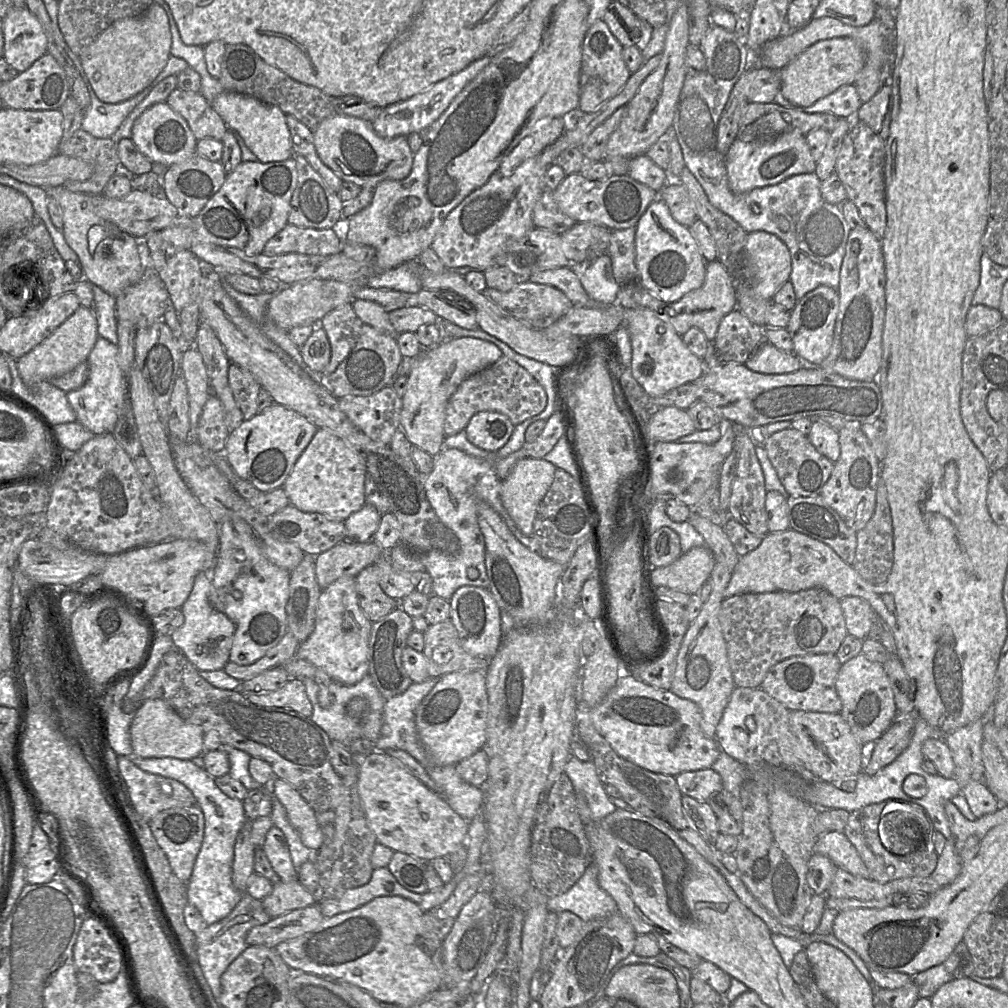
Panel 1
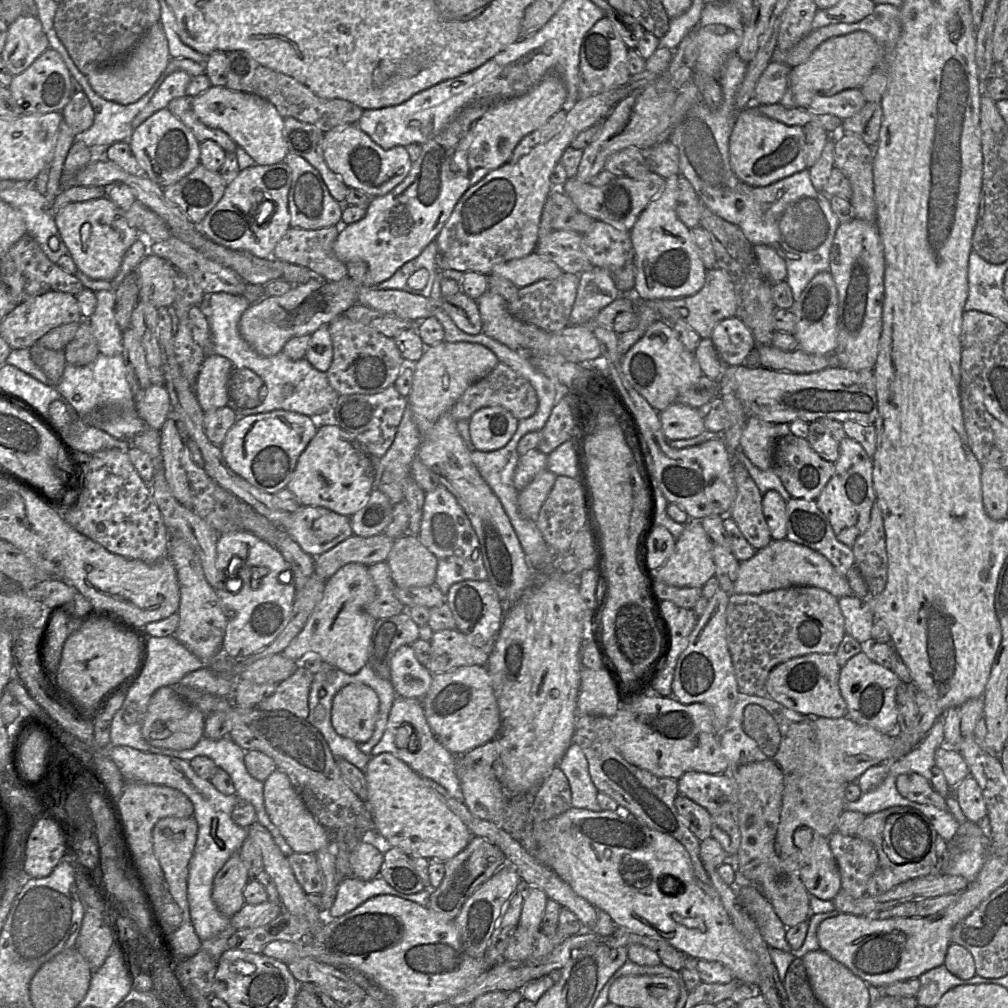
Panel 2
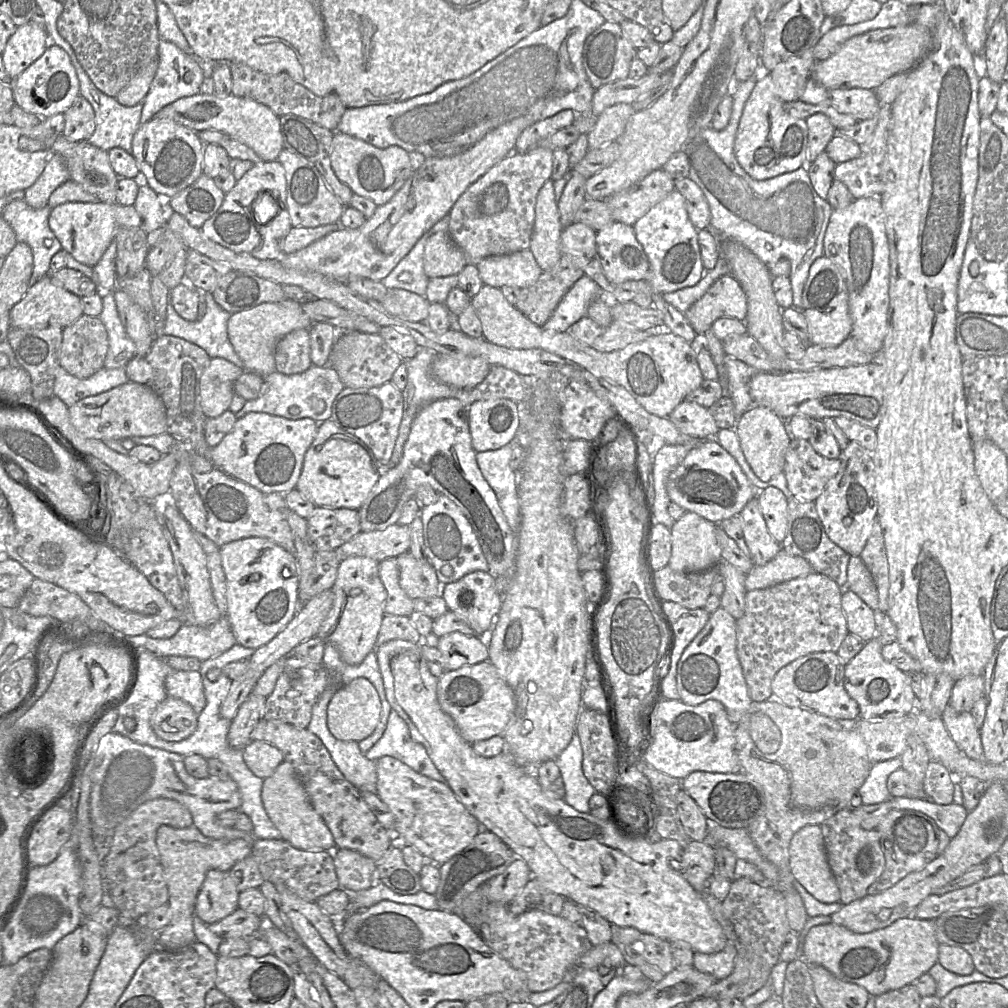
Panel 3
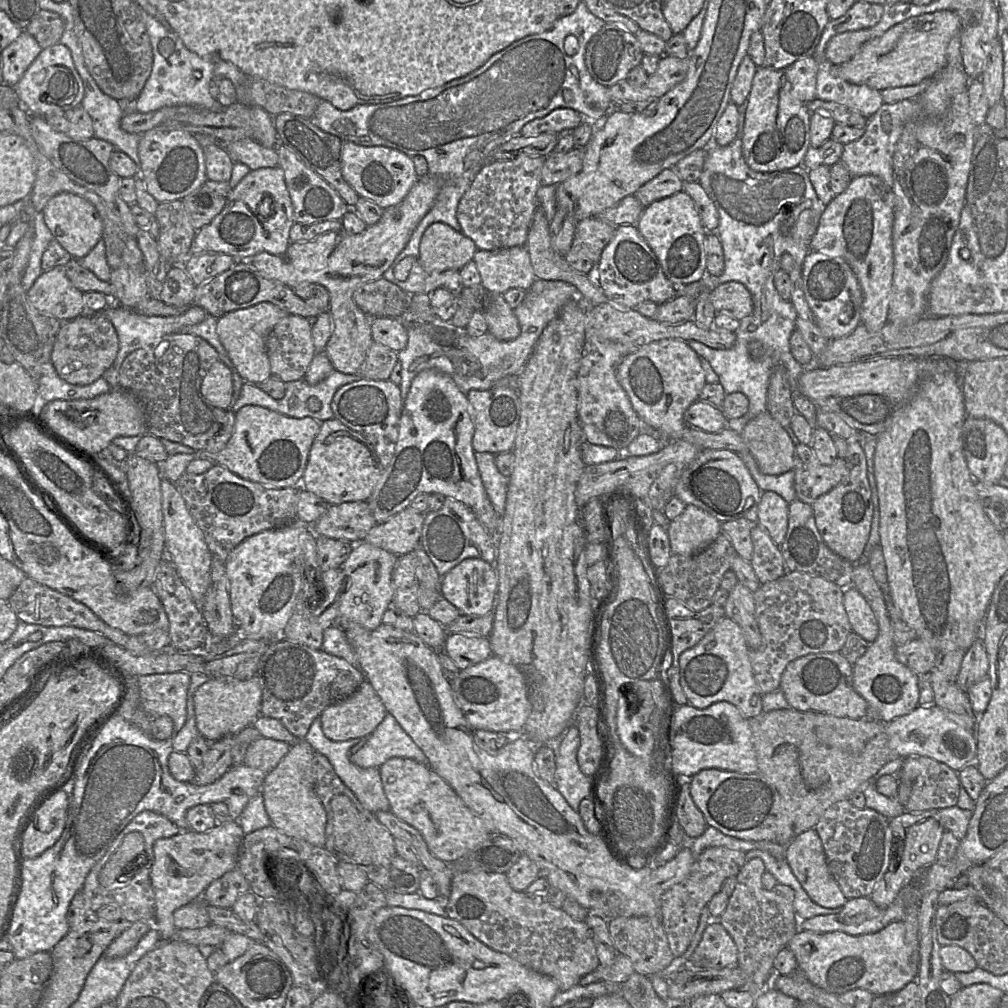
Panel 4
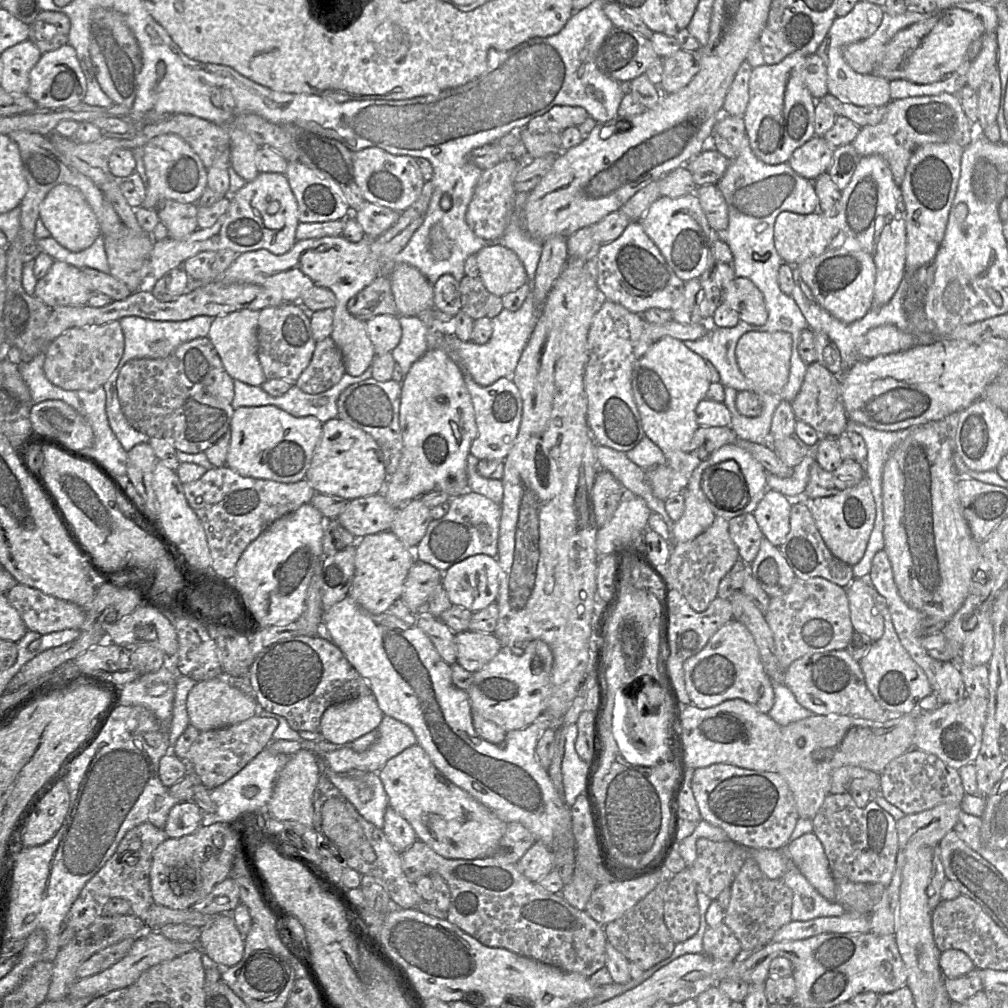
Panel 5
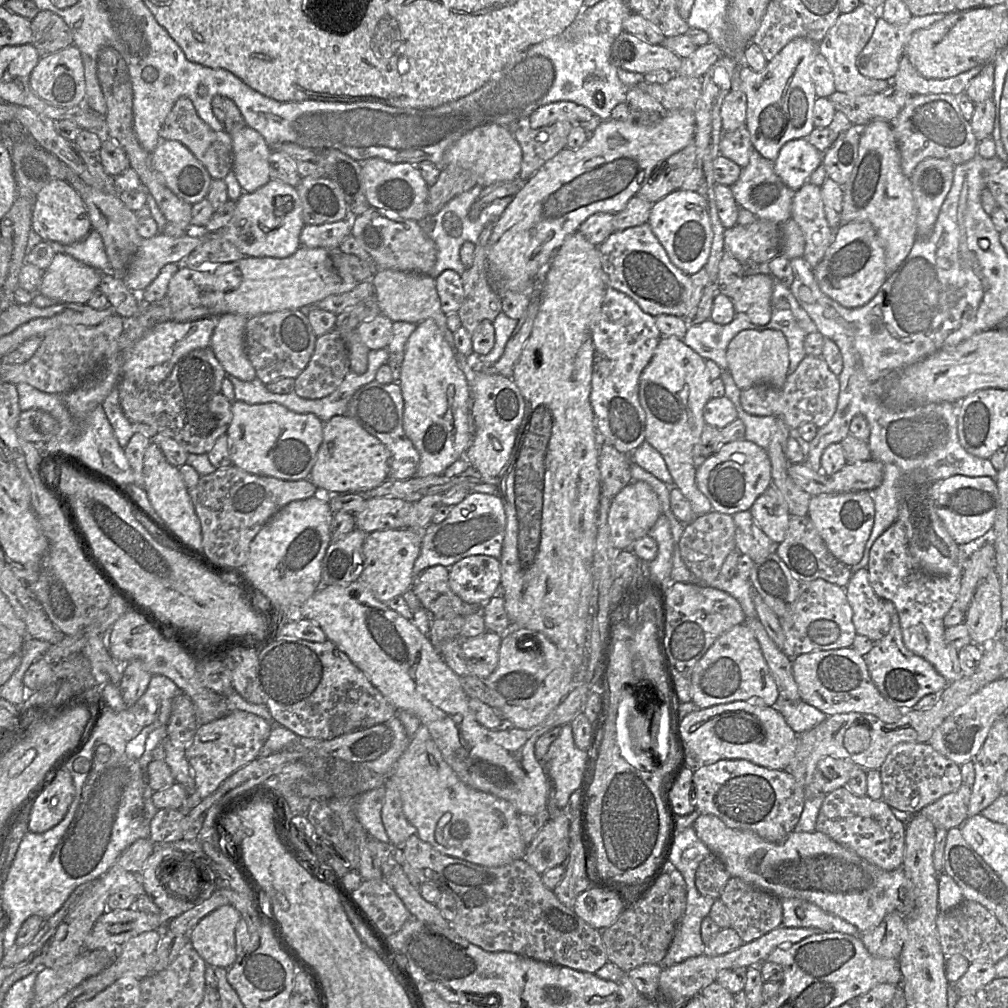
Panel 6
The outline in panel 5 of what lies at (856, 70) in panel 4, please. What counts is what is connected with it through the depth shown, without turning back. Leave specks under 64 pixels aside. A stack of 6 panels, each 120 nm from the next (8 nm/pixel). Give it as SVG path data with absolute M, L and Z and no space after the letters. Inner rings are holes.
M948 8L934 16L899 31L888 43L875 74L888 81L903 79L916 84L940 81L958 69L971 45L986 33L982 20L975 14Z

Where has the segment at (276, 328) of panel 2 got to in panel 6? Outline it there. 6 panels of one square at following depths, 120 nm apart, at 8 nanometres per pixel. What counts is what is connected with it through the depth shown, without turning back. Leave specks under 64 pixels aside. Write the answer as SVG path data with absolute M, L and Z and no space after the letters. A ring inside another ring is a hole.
M223 314L216 317L210 348L227 375L242 381L252 381L256 372L245 351L246 317L239 314Z

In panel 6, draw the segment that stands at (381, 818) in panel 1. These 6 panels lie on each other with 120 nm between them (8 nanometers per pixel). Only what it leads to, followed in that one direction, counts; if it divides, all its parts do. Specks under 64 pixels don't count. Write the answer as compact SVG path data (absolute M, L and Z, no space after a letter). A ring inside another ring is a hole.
M420 724L410 739L388 777L394 780L399 789L404 815L417 829L416 835L440 853L487 867L503 866L523 859L527 844L523 841L517 825L517 810L507 800L463 783L444 760L429 730L423 724Z

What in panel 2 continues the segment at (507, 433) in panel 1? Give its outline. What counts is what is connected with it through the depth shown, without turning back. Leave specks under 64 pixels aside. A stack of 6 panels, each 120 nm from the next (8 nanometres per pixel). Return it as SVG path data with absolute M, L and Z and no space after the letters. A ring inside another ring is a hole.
M502 406L478 409L469 419L469 434L475 450L490 452L504 447L516 432L518 422Z

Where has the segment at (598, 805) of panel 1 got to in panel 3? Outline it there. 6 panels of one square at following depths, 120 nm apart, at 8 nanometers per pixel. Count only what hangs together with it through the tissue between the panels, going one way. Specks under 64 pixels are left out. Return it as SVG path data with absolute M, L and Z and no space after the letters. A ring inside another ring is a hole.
M575 733L555 762L565 786L564 801L579 812L589 813L589 800L596 790L583 773L582 759L580 738Z

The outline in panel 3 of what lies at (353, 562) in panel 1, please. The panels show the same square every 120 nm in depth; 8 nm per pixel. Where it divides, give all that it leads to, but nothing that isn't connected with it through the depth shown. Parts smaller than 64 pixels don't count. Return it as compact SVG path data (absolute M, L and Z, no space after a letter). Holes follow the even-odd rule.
M395 523L384 530L359 532L334 551L339 562L352 556L368 557L377 562L397 557L410 548L410 525Z

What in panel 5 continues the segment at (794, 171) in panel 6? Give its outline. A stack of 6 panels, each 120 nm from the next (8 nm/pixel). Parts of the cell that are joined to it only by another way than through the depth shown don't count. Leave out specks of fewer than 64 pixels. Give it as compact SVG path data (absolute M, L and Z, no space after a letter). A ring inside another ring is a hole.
M814 136L793 152L788 164L800 176L814 181L827 172L833 153L834 148L823 137Z

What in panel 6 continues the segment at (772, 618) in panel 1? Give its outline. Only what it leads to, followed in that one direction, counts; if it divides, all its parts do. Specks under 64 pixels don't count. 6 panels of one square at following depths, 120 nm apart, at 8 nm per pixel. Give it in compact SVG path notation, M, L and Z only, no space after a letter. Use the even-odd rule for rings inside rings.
M823 579L801 582L796 600L779 621L785 635L782 651L790 658L812 651L852 647L857 635L845 588Z

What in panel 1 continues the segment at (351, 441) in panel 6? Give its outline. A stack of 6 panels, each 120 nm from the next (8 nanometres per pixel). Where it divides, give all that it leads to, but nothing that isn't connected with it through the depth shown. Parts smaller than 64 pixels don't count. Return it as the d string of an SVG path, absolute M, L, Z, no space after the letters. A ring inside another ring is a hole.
M318 428L295 462L282 488L289 503L297 509L345 521L365 504L366 474L362 458L342 438L327 429Z

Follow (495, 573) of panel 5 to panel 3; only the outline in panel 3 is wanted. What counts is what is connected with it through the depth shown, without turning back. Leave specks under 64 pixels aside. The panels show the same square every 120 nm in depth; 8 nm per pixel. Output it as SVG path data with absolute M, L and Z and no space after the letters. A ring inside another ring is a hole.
M474 571L442 587L448 610L466 621L477 634L493 628L500 612L502 597L495 581L489 572Z

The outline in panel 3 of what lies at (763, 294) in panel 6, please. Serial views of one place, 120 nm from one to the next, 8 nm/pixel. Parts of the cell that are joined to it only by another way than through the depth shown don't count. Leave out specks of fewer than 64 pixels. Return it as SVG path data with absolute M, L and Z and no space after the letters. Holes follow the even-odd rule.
M724 275L718 278L684 314L694 331L704 334L722 317L744 321L747 314L746 295L732 275Z

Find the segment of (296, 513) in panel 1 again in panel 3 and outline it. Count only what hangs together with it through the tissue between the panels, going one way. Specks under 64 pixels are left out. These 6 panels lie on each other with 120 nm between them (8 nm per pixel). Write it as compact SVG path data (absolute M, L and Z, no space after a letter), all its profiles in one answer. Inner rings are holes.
M316 506L307 518L307 537L315 552L333 551L359 532L358 510Z

